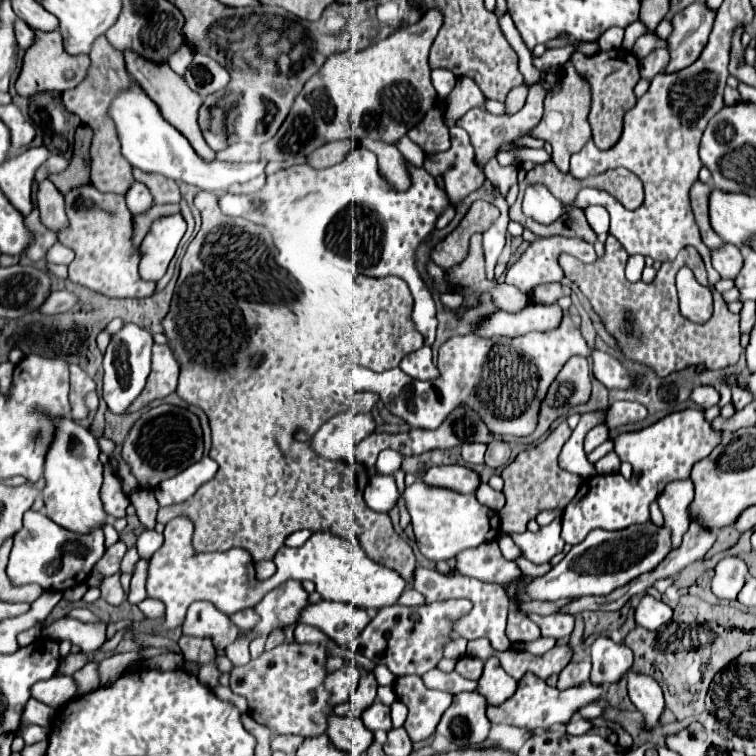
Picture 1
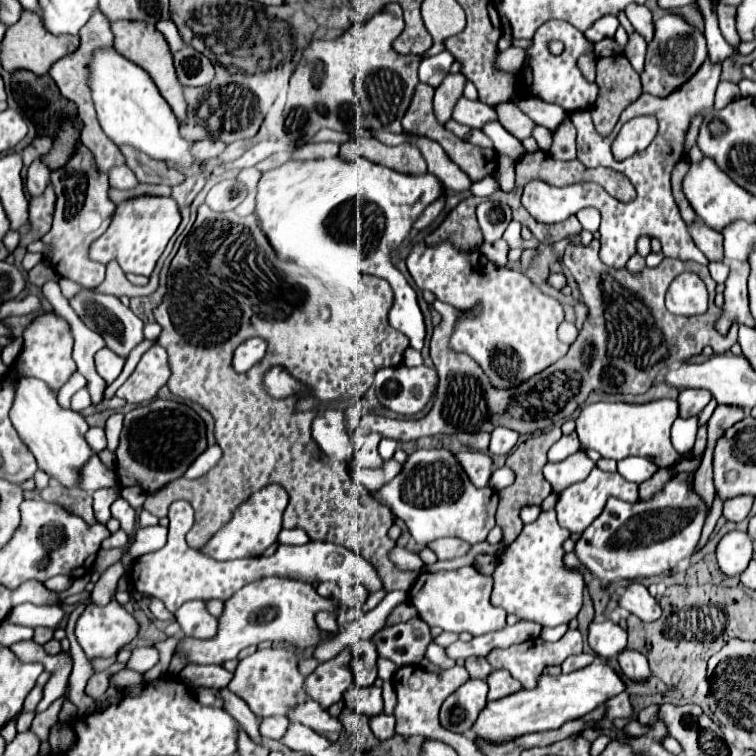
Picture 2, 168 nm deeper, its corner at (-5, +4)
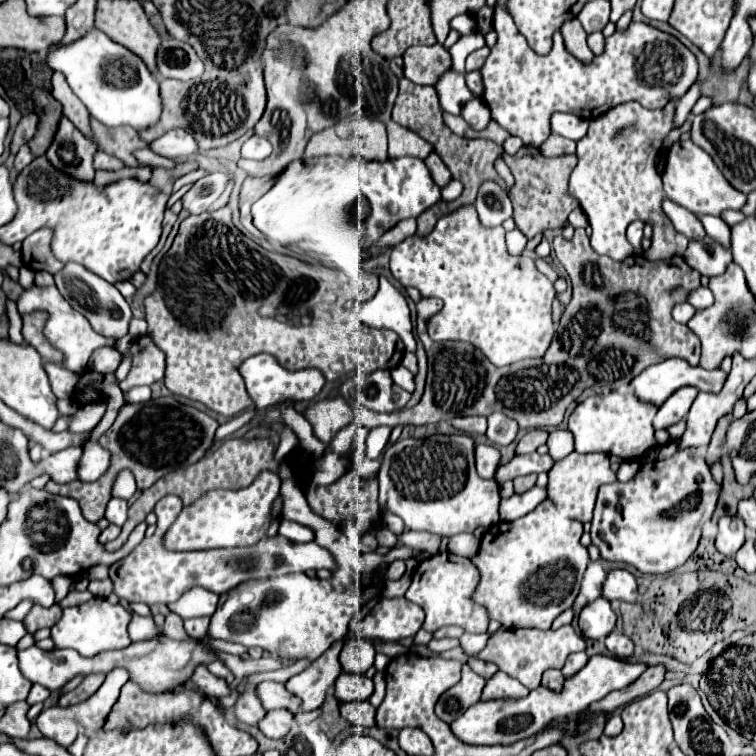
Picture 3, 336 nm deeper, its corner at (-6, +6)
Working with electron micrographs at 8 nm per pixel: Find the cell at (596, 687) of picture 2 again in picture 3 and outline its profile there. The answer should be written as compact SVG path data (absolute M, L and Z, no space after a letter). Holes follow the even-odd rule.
M592 656L580 672L564 680L564 688L560 692L554 692L546 686L538 686L526 698L520 698L520 700L486 700L486 702L480 700L472 708L468 708L464 716L454 720L450 728L466 744L508 746L512 742L532 736L532 732L540 732L546 724L550 724L556 718L568 718L568 716L582 714L584 710L588 710L592 702L598 702L606 694L626 688L632 682L636 682L644 670L646 670L644 664L630 664L630 662L608 658L608 656Z

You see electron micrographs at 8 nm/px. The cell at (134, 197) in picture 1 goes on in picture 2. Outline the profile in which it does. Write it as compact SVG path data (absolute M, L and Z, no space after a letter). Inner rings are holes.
M117 166L115 170L109 170L109 182L113 188L119 188L119 190L137 186L137 178L127 166Z

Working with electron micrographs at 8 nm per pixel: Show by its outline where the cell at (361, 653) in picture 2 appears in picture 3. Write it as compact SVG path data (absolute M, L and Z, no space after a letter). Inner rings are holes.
M354 638L344 646L344 652L340 652L340 664L344 672L366 674L366 670L374 666L374 656L376 650L368 640Z

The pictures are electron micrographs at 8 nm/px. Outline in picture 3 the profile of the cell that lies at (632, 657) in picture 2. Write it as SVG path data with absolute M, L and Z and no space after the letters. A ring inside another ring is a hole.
M612 632L612 634L604 640L604 644L606 644L606 648L610 650L610 654L616 656L616 658L630 658L630 656L634 654L634 644L632 644L632 640L630 640L628 636L624 636L624 634Z

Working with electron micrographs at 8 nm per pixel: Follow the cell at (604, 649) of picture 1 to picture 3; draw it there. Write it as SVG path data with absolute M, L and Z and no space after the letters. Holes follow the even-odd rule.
M604 598L594 600L580 612L580 630L588 640L604 640L616 628L616 614Z

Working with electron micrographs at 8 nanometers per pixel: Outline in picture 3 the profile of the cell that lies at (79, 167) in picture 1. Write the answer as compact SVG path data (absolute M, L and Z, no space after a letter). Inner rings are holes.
M34 90L34 102L36 114L40 118L40 128L34 140L28 142L28 146L34 156L44 156L56 136L56 128L62 118L62 104L46 90Z

